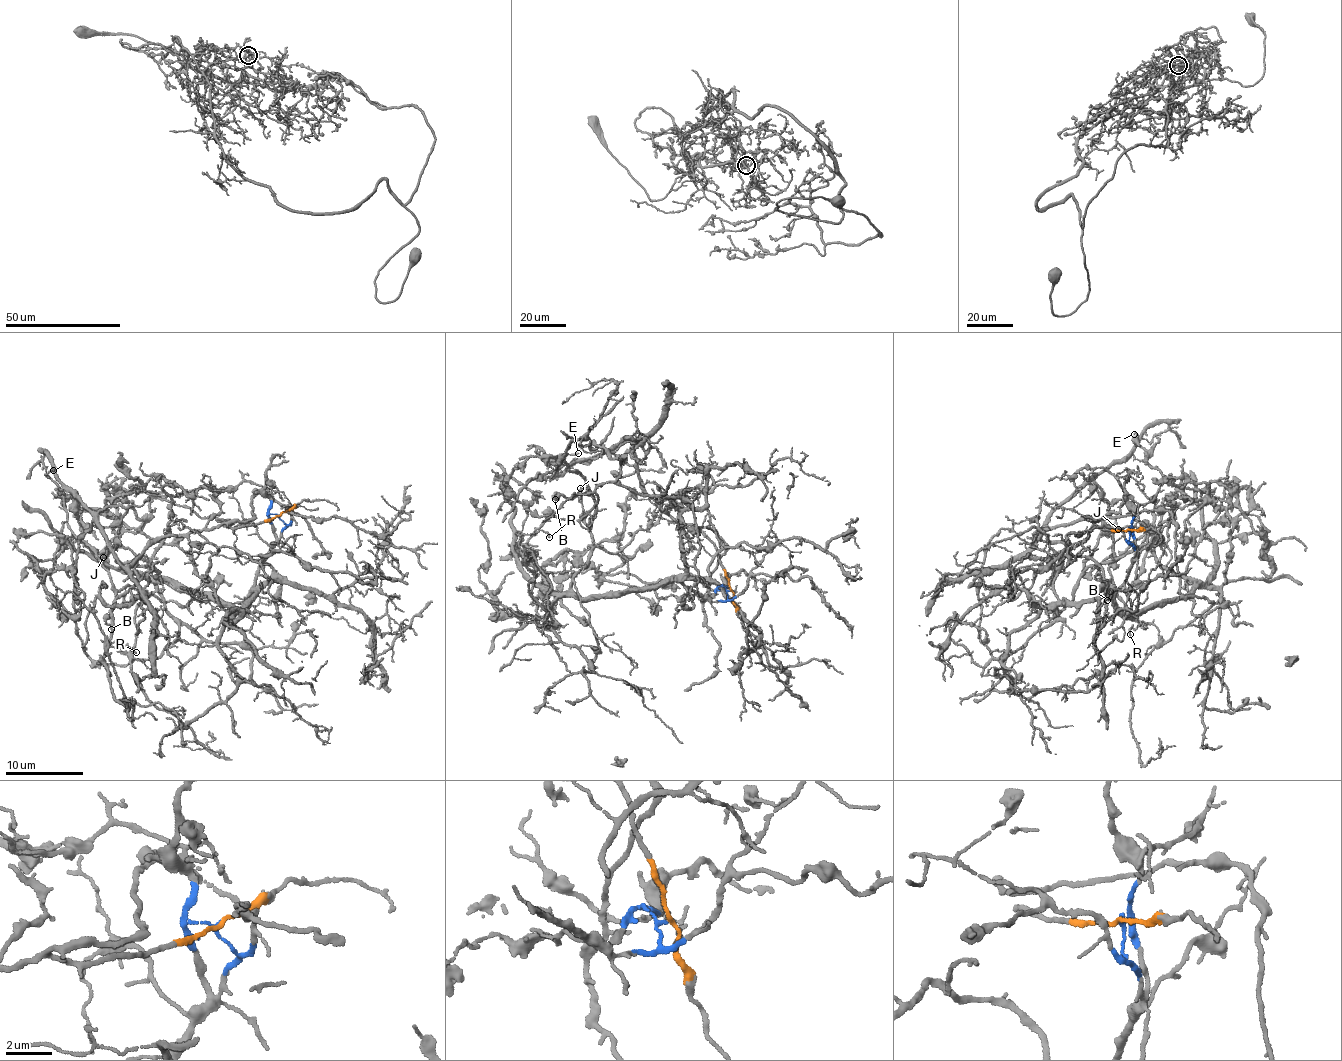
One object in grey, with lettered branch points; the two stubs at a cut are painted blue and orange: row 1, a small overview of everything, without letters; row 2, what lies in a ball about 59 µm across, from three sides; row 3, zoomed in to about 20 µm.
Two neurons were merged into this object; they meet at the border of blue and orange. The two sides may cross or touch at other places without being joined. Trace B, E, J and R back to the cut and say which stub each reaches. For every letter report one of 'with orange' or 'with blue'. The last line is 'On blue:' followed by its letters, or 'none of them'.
B: with blue
E: with orange
J: with blue
R: with blue
On blue: B, J, R

